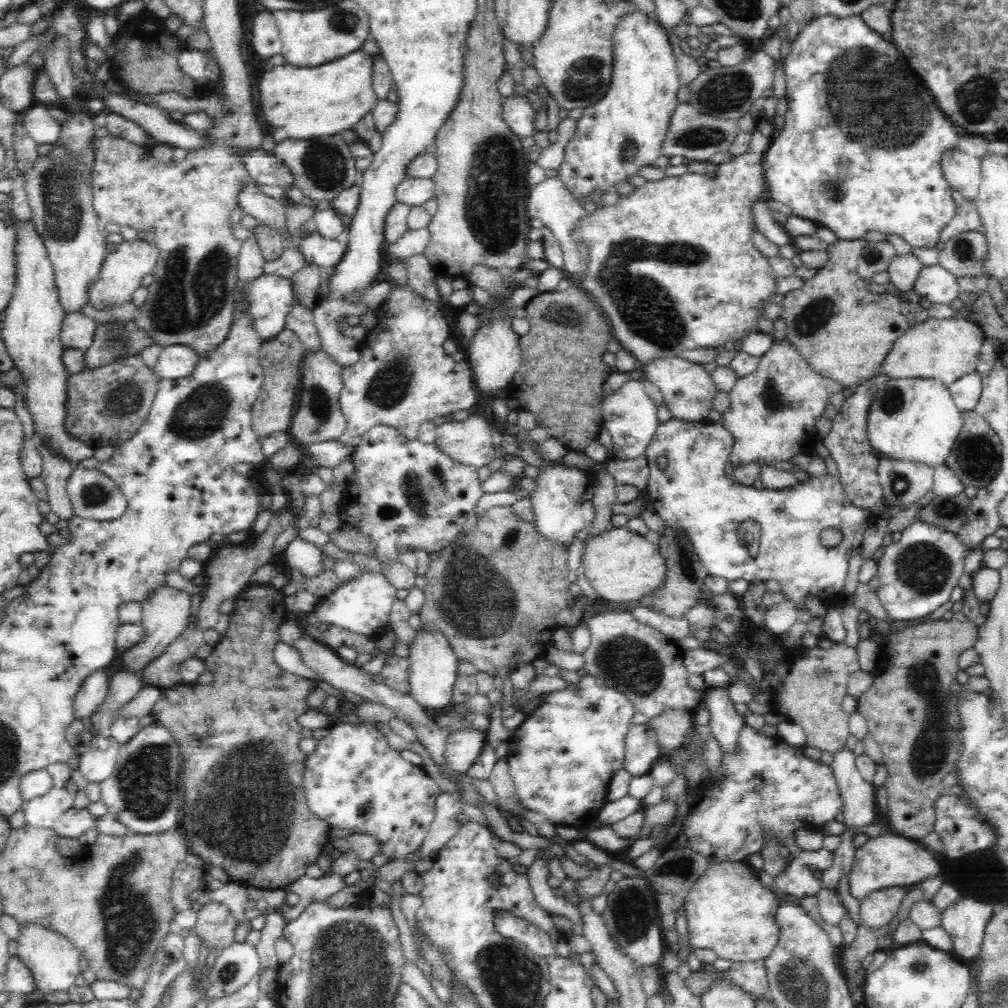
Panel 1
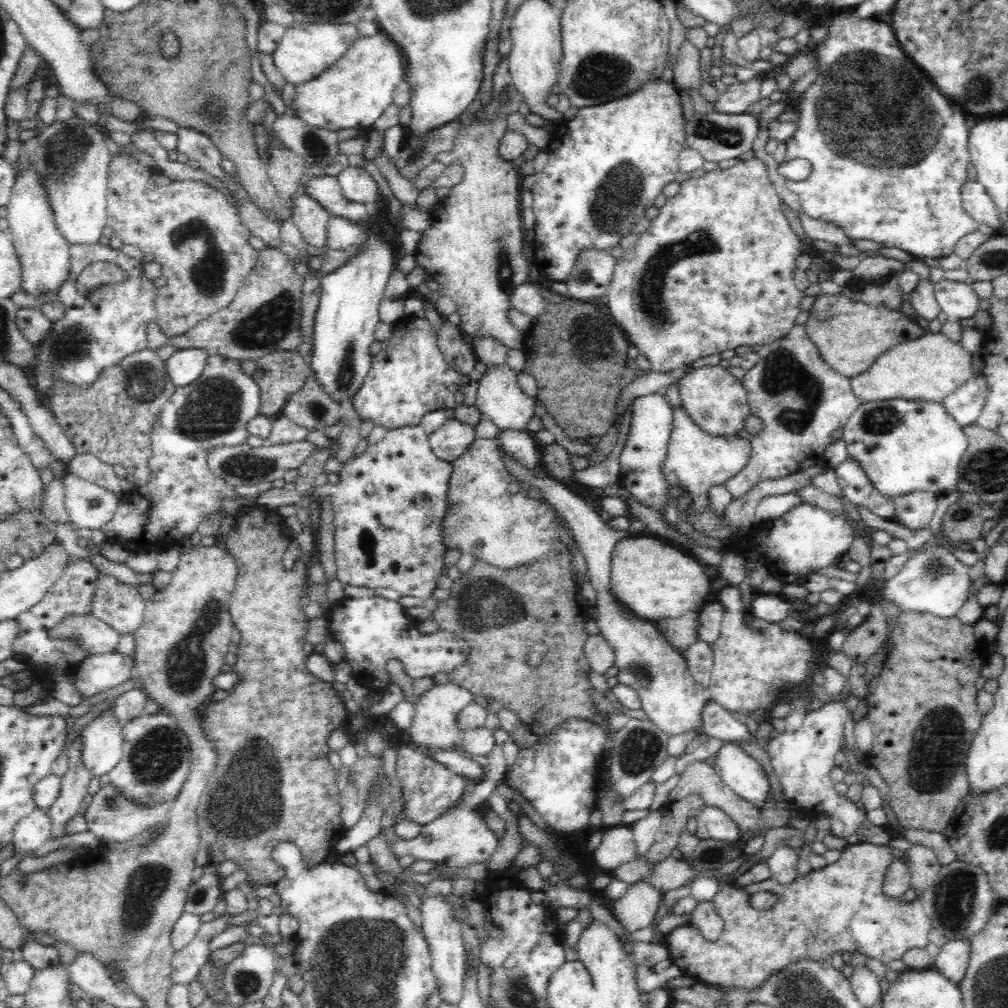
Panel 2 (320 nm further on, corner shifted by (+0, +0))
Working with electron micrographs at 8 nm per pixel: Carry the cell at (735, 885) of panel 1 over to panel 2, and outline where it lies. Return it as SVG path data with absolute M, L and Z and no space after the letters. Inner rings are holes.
M859 842L843 848L841 856L834 863L827 864L819 870L798 875L790 884L782 884L772 877L762 882L749 884L747 887L729 888L724 886L713 898L713 906L724 921L724 931L716 942L708 942L702 932L693 924L674 928L664 936L670 961L683 970L689 981L698 981L720 990L744 990L752 992L764 986L772 976L780 974L790 964L800 960L809 962L828 962L835 954L859 951L868 959L875 959L887 966L892 960L903 960L904 954L912 948L926 949L929 944L930 931L933 930L931 919L924 911L921 898L906 901L898 897L886 896L883 891L883 880L888 864L895 857L887 845ZM754 892L772 892L777 900L768 910L754 910L748 896Z

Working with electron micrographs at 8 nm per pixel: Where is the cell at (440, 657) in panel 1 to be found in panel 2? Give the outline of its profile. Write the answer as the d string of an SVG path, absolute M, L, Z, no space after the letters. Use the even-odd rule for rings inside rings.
M449 681L448 684L432 685L430 690L420 695L420 700L415 704L416 716L414 716L412 726L407 730L409 744L415 744L416 747L426 750L430 756L434 751L456 751L461 748L463 733L457 727L458 714L472 701L472 693L452 681Z

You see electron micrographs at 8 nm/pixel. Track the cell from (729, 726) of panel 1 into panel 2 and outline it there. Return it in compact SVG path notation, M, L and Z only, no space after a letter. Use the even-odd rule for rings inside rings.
M725 742L724 746L715 754L715 757L716 768L724 784L731 788L740 798L760 808L765 803L770 792L769 780L762 765L758 764L758 761L752 759L750 755L744 753L744 749L738 743Z

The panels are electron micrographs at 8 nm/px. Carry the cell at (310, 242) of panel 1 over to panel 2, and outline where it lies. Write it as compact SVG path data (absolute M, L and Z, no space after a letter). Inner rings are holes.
M304 192L301 197L295 198L290 219L300 230L306 243L322 248L327 242L327 224L331 217L318 200Z

